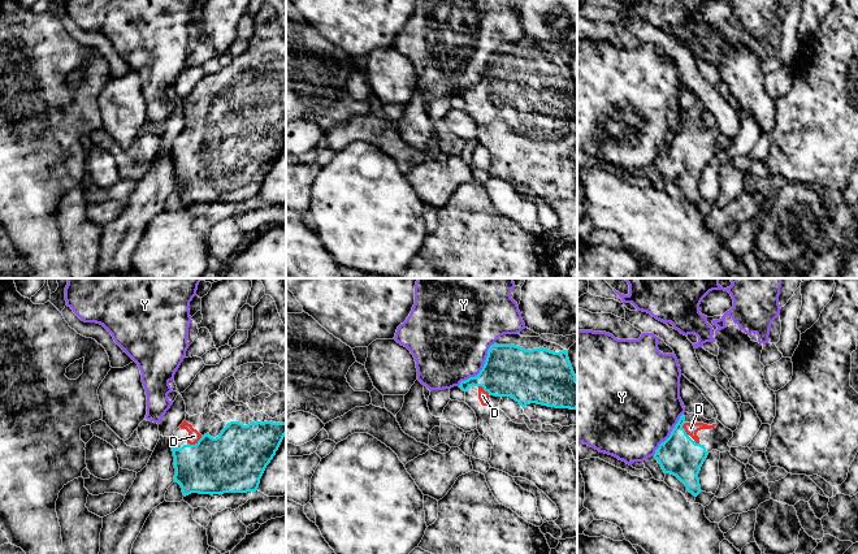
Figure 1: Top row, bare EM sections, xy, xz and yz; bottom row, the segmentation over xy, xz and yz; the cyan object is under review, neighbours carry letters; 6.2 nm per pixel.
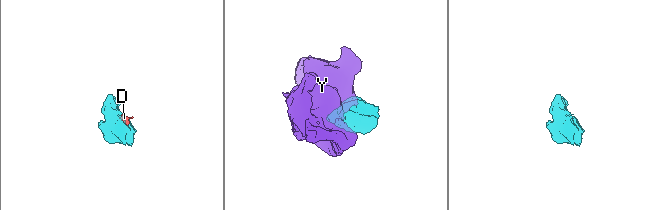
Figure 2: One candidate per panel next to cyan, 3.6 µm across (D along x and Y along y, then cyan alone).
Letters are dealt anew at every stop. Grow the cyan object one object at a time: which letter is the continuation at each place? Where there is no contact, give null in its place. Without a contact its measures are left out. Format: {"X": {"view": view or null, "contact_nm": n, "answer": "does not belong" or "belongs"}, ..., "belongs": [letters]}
{"D": {"view": "xy", "contact_nm": 110, "answer": "belongs"}, "Y": {"view": "xz", "contact_nm": 360, "answer": "does not belong"}, "belongs": ["D"]}

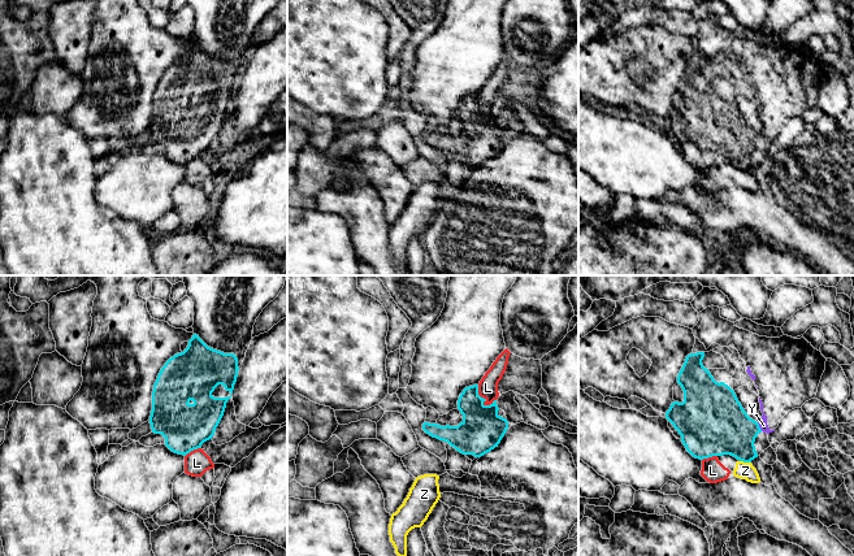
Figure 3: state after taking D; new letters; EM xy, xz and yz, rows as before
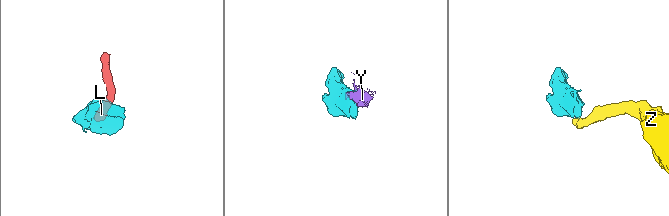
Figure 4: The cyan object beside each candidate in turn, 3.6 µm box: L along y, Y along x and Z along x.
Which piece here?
{"L": {"view": "xz", "contact_nm": 160, "answer": "does not belong"}, "Y": {"view": "yz", "contact_nm": 70, "answer": "belongs"}, "Z": {"view": "yz", "contact_nm": 70, "answer": "does not belong"}, "belongs": ["Y"]}

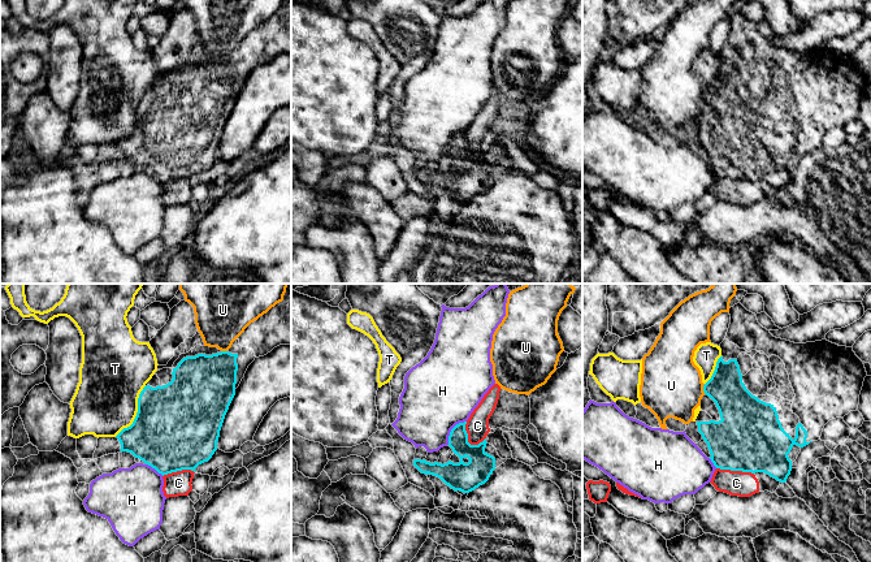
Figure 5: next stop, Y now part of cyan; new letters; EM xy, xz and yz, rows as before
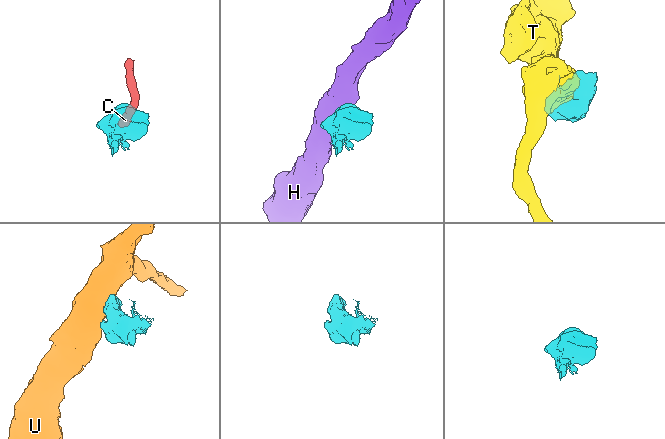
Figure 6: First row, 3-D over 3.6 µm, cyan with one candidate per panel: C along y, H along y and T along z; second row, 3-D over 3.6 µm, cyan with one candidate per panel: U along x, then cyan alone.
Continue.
{"C": {"view": "xz", "contact_nm": 170, "answer": "does not belong"}, "H": {"view": "xz", "contact_nm": 190, "answer": "does not belong"}, "T": {"view": "xy", "contact_nm": 380, "answer": "does not belong"}, "U": {"view": "yz", "contact_nm": 60, "answer": "does not belong"}, "belongs": []}

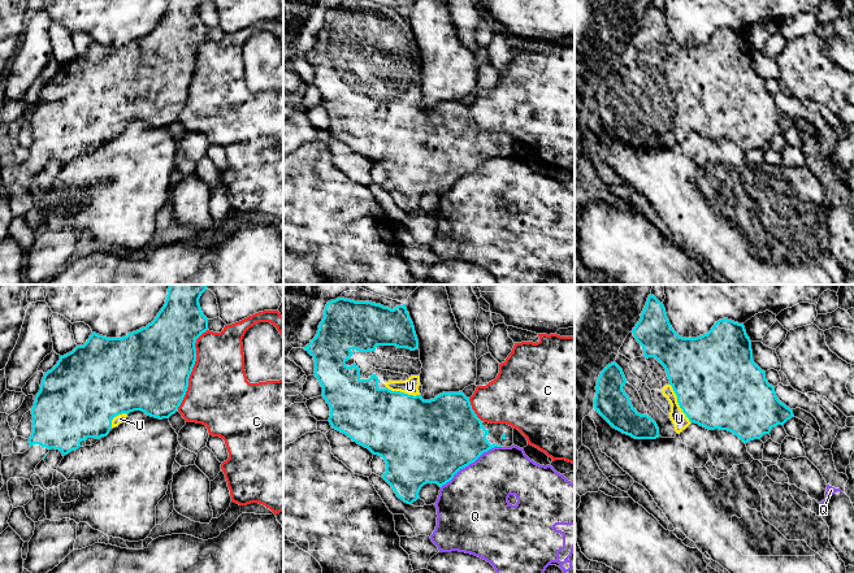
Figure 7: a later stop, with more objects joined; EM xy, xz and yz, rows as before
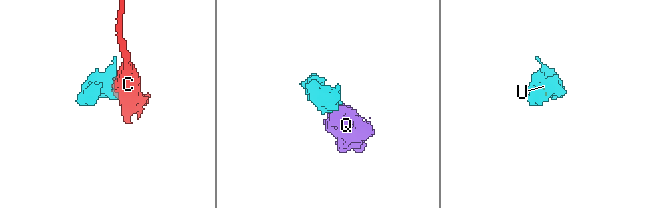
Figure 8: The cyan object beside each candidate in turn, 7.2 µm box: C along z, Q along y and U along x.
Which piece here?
{"C": {"view": "xy", "contact_nm": 550, "answer": "does not belong"}, "Q": {"view": "xz", "contact_nm": 460, "answer": "does not belong"}, "U": {"view": "yz", "contact_nm": 280, "answer": "belongs"}, "belongs": ["U"]}

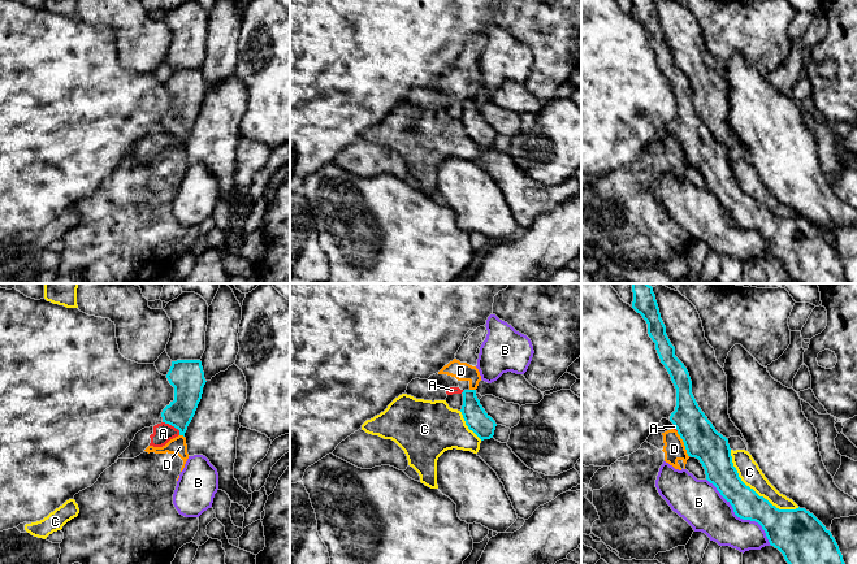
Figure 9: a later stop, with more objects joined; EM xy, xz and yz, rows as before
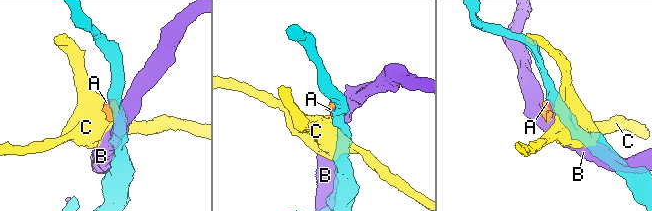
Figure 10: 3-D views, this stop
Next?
{"A": {"view": "xy", "contact_nm": 140, "answer": "does not belong"}, "B": {"view": "yz", "contact_nm": 600, "answer": "does not belong"}, "C": {"view": "yz", "contact_nm": 550, "answer": "does not belong"}, "D": {"view": "yz", "contact_nm": 180, "answer": "does not belong"}, "belongs": []}

